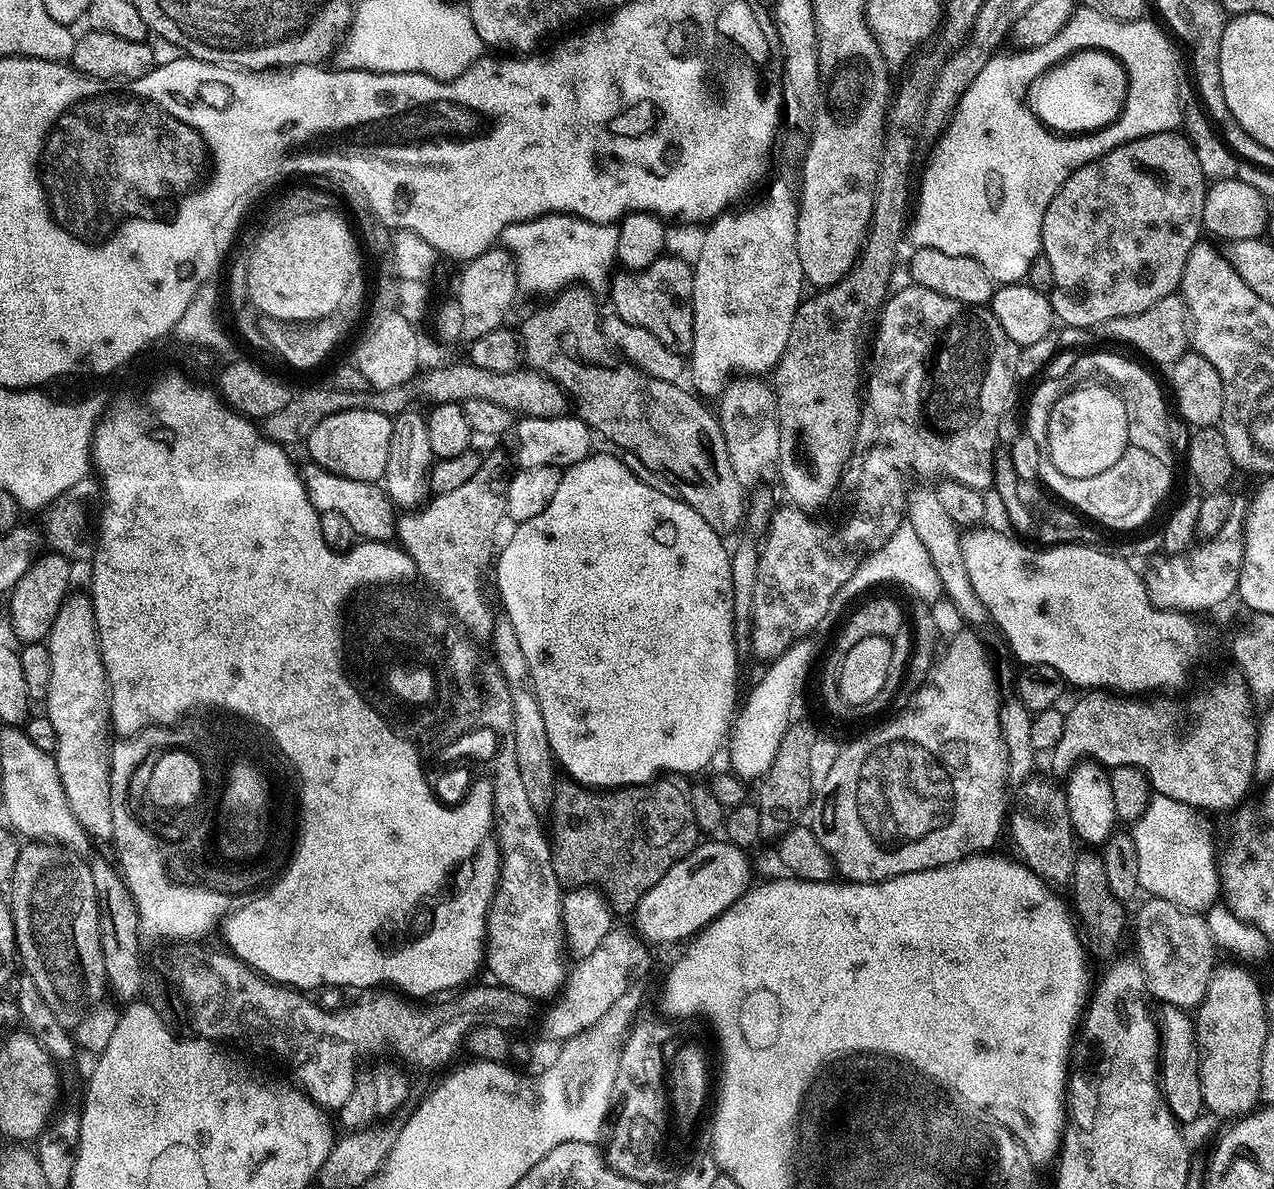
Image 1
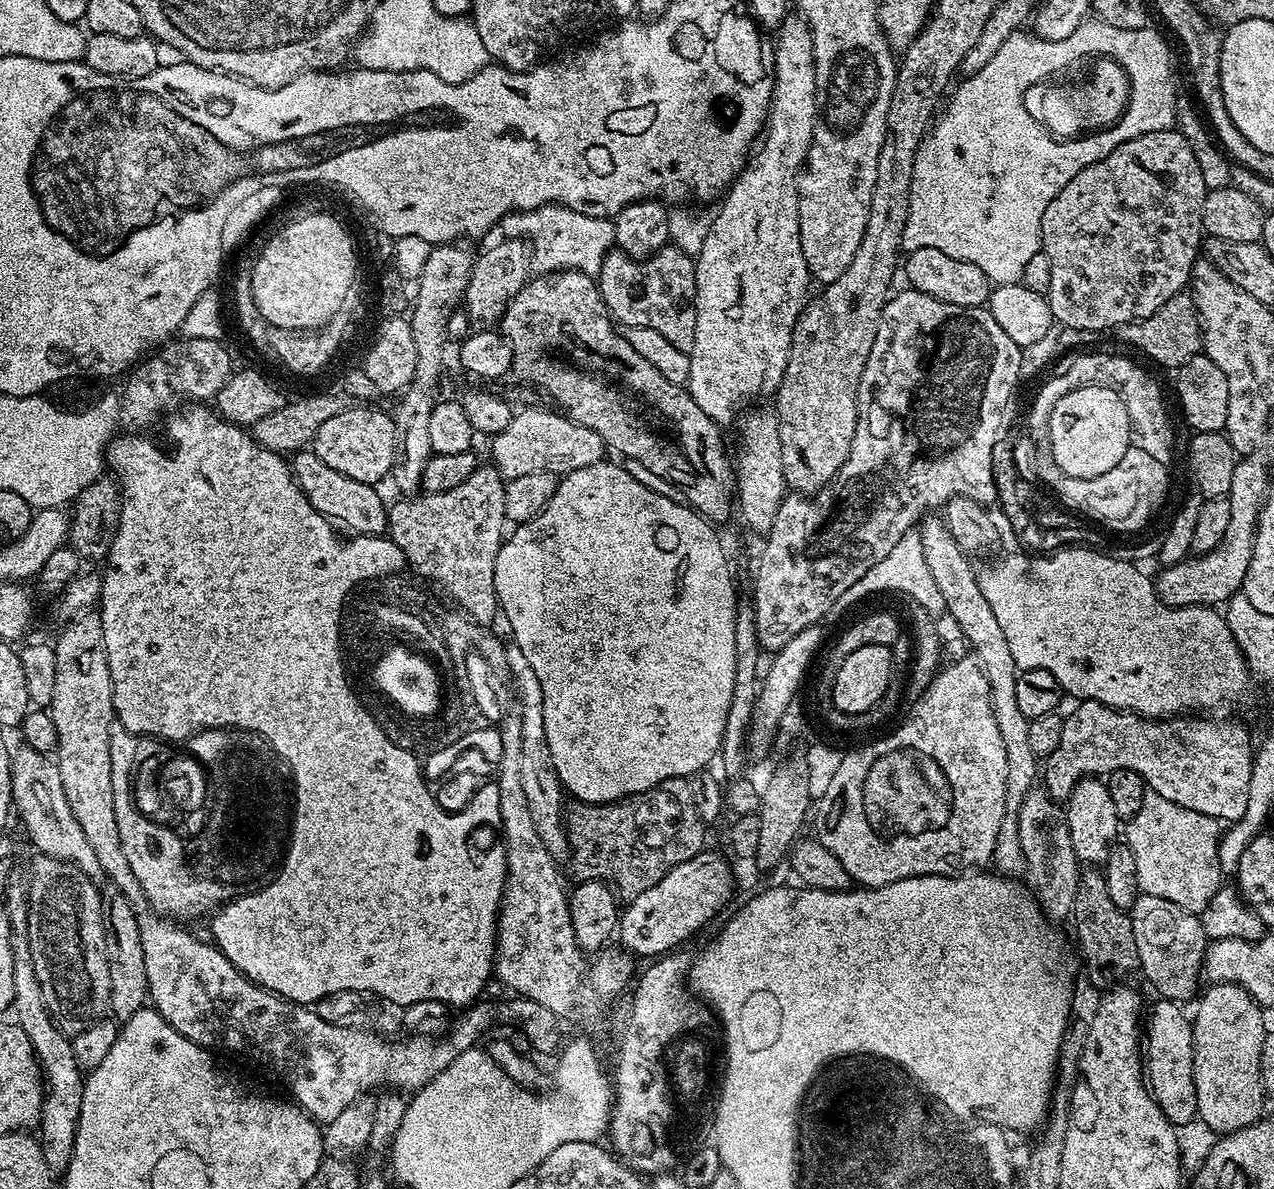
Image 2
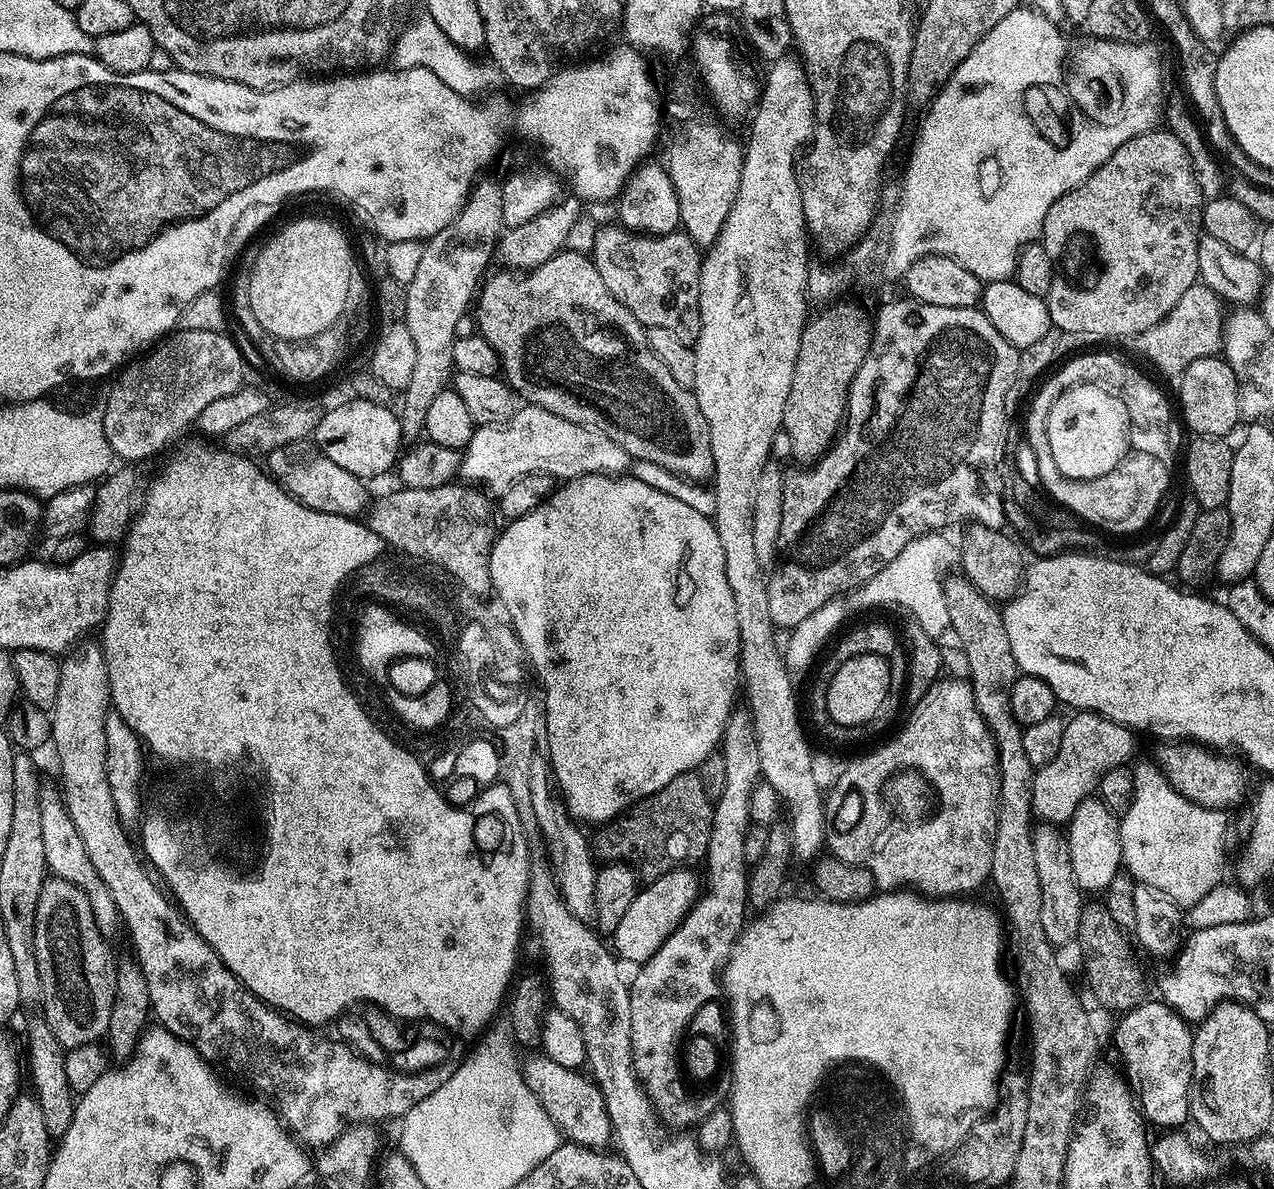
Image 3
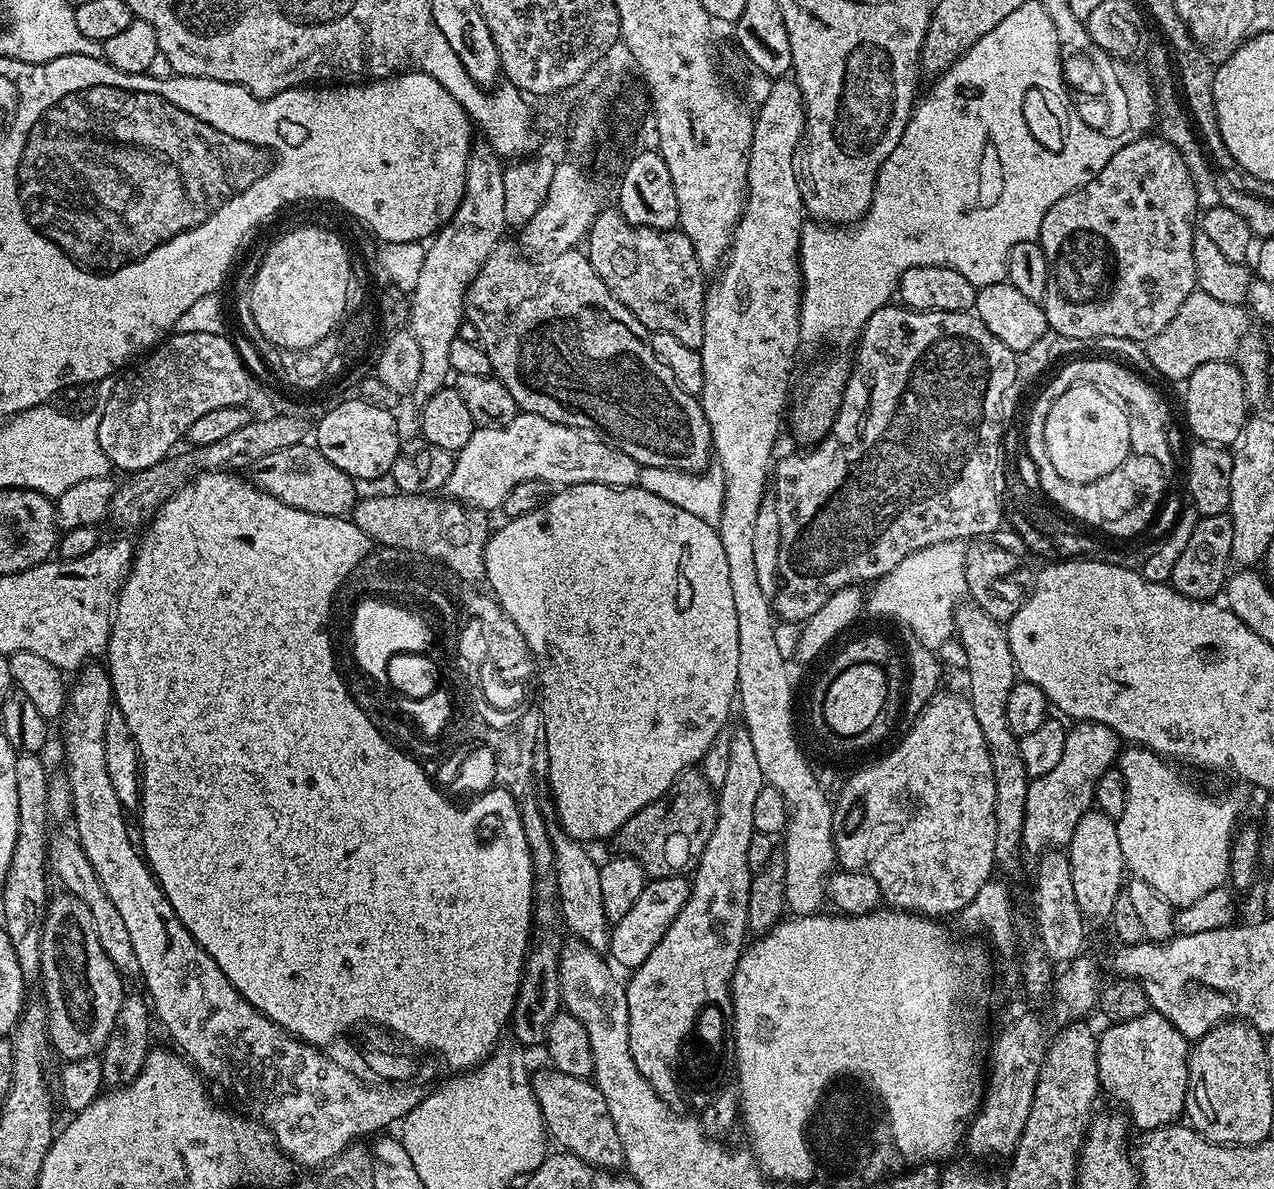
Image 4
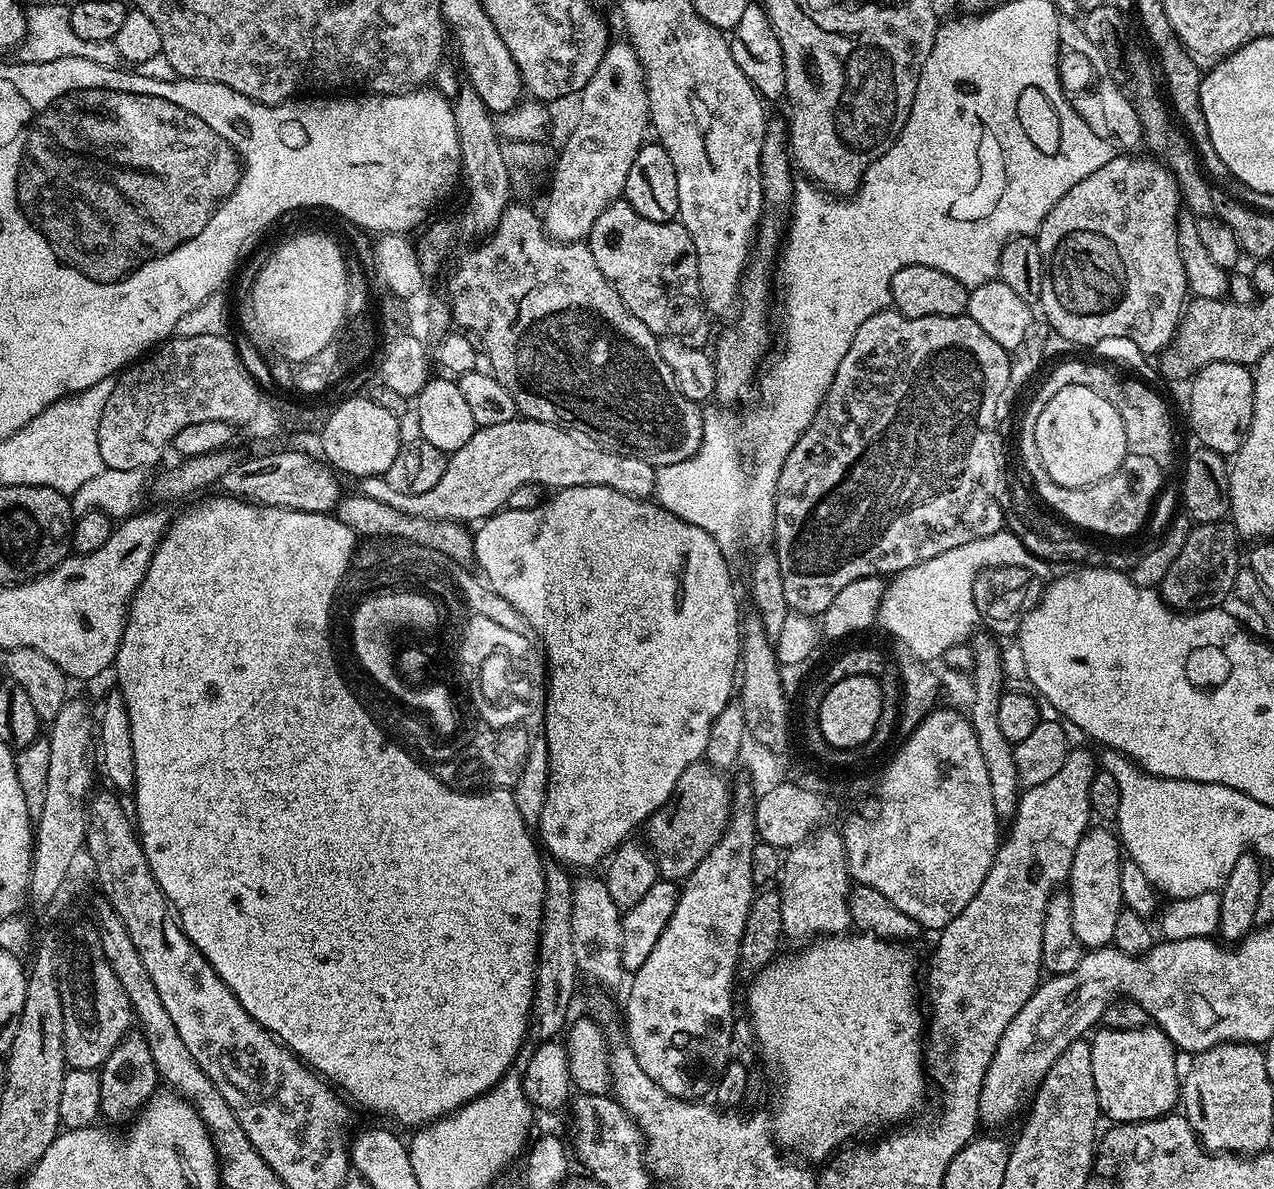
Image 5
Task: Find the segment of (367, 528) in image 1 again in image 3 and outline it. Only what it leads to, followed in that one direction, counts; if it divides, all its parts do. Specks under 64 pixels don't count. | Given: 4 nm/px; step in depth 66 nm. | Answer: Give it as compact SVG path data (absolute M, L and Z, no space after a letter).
M311 439L277 448L266 456L266 462L267 471L272 478L279 481L299 504L306 505L310 510L356 518L361 515L359 512L364 507L369 507L369 485L360 477L350 474L350 470L342 470L342 466L330 462L330 458L326 458Z

